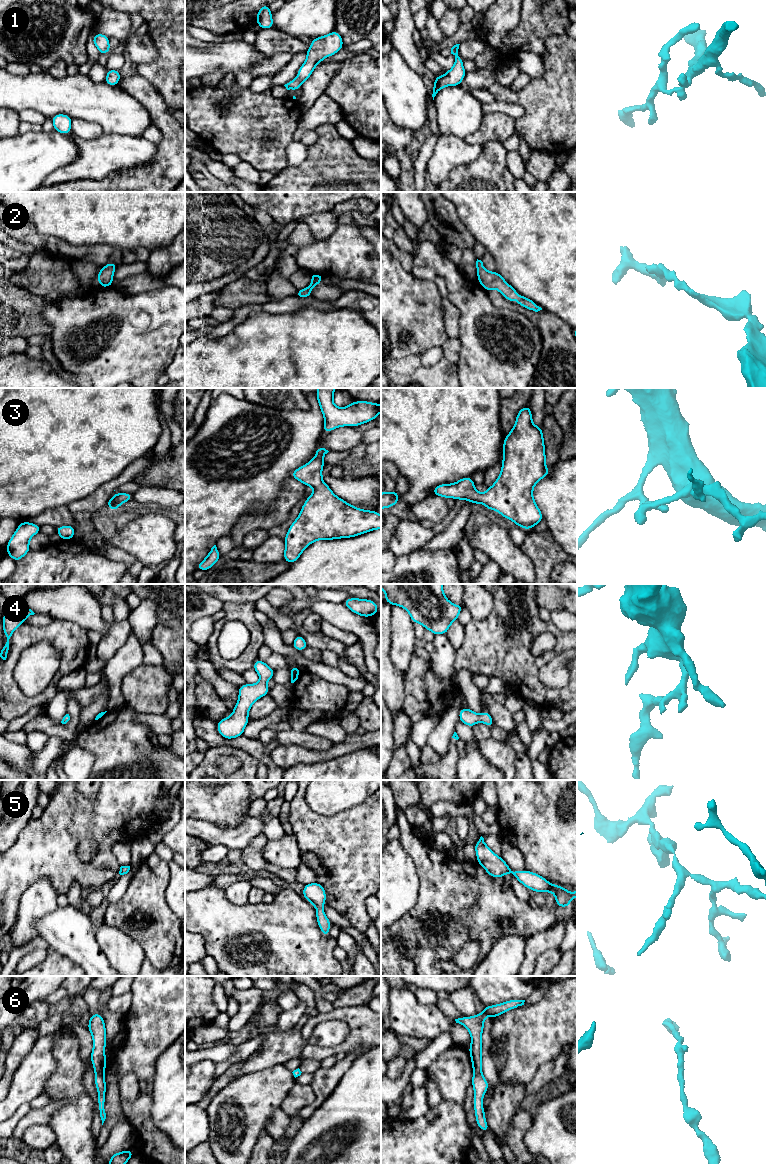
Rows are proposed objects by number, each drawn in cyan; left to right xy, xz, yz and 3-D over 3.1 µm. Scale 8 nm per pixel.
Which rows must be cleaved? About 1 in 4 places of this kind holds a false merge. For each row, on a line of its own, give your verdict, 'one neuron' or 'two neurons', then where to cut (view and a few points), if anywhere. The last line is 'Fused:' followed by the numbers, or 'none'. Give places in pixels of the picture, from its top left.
1: one neuron; cut none
2: one neuron; cut none
3: one neuron; cut none
4: one neuron; cut none
5: one neuron; cut none
6: one neuron; cut none
Fused: none

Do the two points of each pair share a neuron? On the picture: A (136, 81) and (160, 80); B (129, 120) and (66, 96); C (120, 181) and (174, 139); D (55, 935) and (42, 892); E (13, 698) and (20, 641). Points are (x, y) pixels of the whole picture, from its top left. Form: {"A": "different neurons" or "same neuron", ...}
{"A": "different neurons", "B": "same neuron", "C": "same neuron", "D": "different neurons", "E": "same neuron"}

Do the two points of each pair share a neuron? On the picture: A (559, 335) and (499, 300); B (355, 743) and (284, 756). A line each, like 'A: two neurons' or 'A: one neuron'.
A: one neuron
B: one neuron

